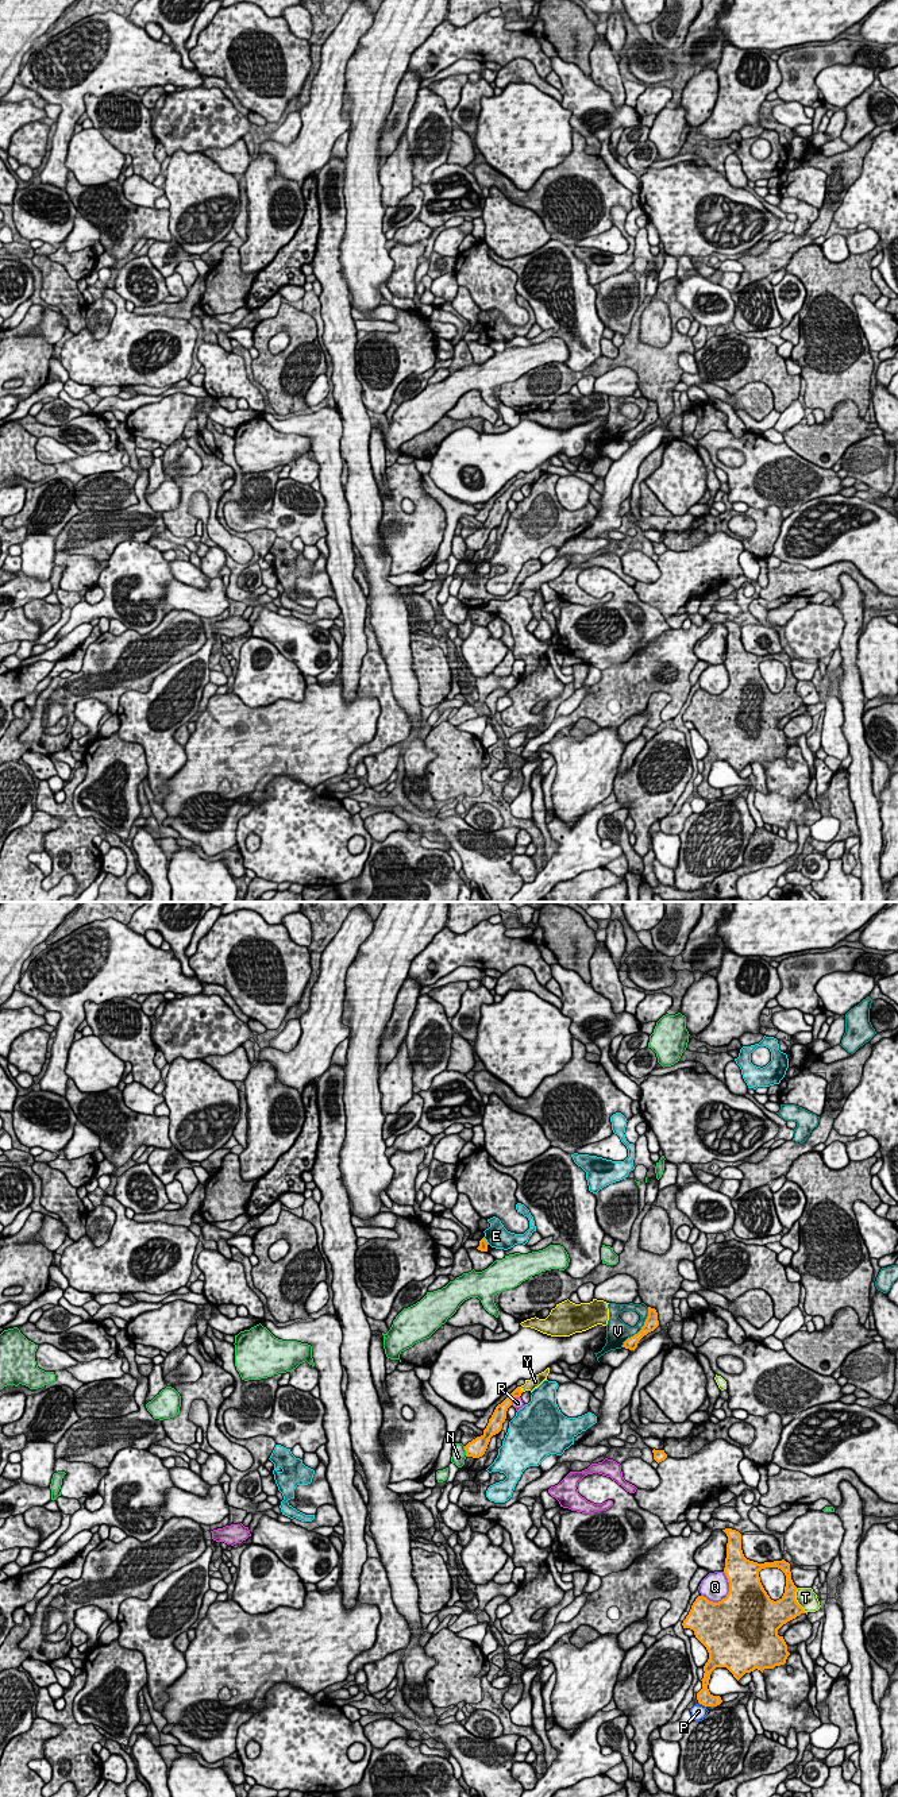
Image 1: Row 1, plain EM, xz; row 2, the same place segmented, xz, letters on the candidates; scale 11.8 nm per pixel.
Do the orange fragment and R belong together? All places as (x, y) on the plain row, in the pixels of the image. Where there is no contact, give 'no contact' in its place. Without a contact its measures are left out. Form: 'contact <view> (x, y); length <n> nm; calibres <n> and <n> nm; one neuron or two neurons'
contact xz (513, 490); length 150 nm; calibres 160 and 130 nm; two neurons

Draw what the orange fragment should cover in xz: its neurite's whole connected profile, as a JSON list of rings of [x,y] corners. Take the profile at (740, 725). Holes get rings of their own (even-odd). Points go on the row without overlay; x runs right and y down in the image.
[[[722,622],[728,629],[724,666],[729,685],[718,695],[698,689],[683,713],[683,721],[694,724],[706,740],[709,752],[704,759],[702,782],[697,793],[705,799],[722,795],[709,782],[710,767],[716,760],[727,760],[739,774],[755,761],[774,761],[786,756],[790,745],[778,722],[801,706],[806,706],[795,693],[797,679],[791,672],[790,656],[785,652],[758,656],[744,649],[741,626]],[[778,660],[786,668],[783,689],[774,694],[764,683],[759,664]]]

